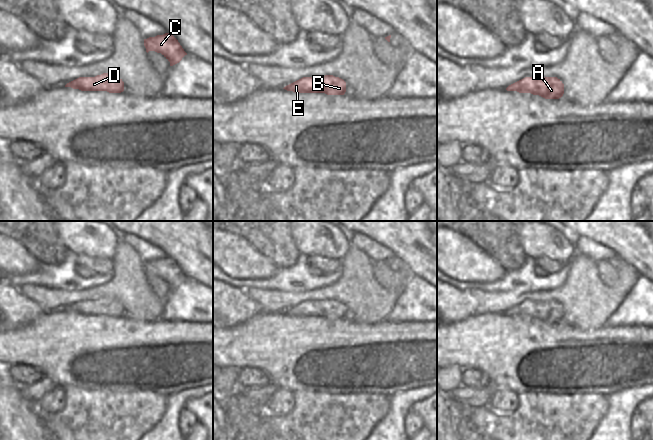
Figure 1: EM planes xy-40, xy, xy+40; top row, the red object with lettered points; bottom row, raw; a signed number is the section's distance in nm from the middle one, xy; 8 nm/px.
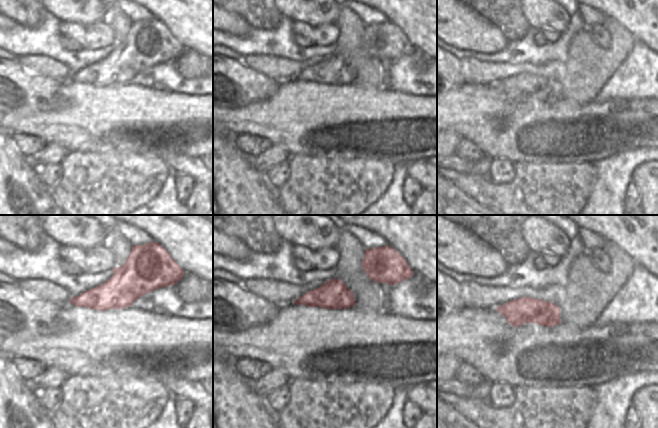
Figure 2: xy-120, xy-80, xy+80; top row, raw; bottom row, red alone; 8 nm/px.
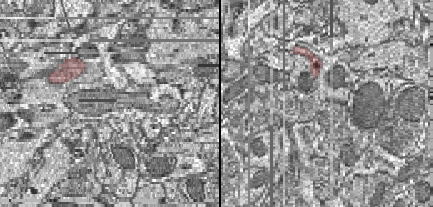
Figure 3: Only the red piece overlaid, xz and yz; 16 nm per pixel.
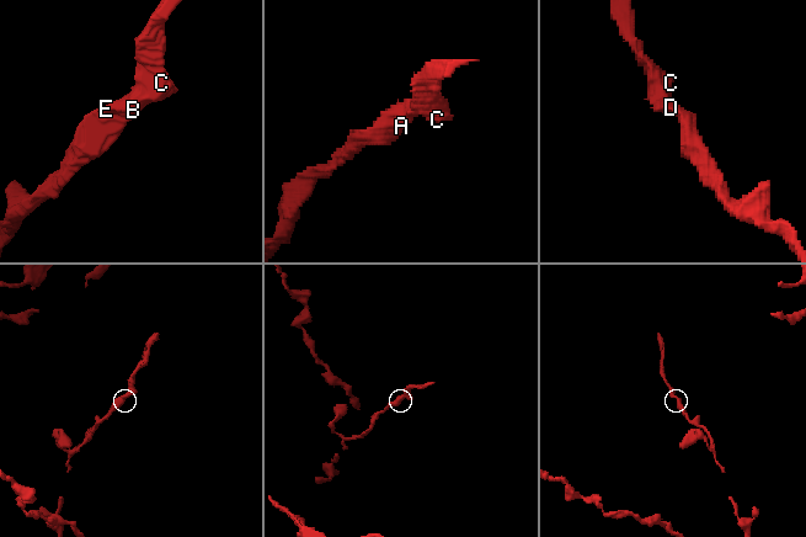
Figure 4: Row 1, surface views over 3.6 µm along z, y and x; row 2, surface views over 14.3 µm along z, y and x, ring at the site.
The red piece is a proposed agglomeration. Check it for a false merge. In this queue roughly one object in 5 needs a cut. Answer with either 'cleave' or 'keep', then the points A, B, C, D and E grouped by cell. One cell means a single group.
keep; A B C D E

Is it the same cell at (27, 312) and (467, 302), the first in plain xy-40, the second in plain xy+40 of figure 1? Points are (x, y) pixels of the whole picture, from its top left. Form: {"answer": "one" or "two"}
{"answer": "one"}

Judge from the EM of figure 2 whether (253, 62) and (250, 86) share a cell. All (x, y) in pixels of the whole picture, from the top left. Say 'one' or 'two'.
two

